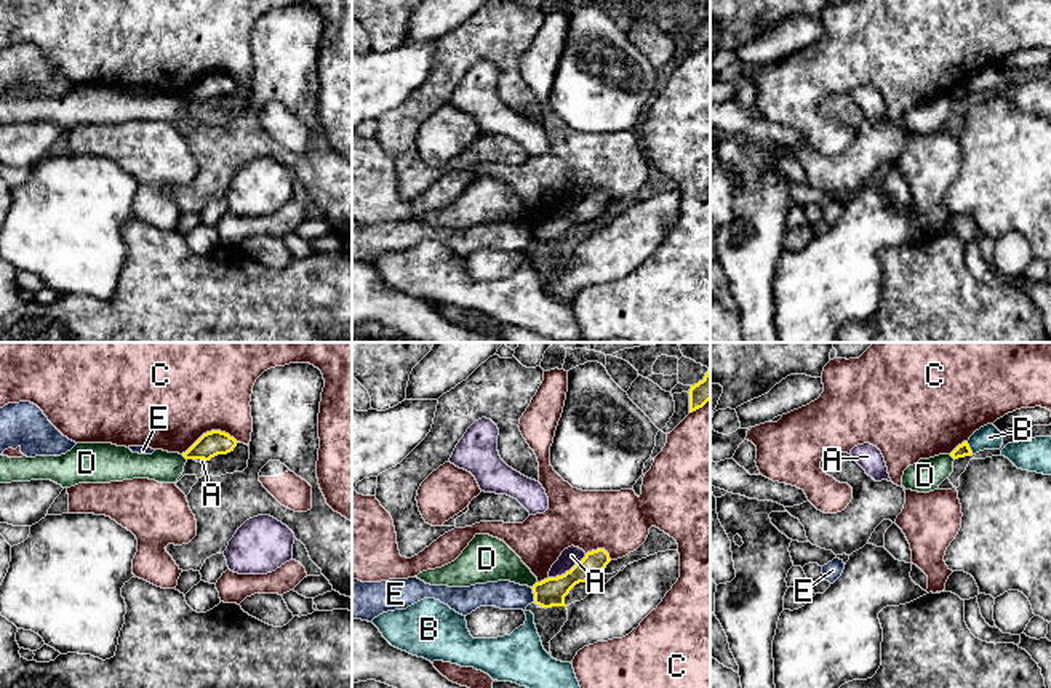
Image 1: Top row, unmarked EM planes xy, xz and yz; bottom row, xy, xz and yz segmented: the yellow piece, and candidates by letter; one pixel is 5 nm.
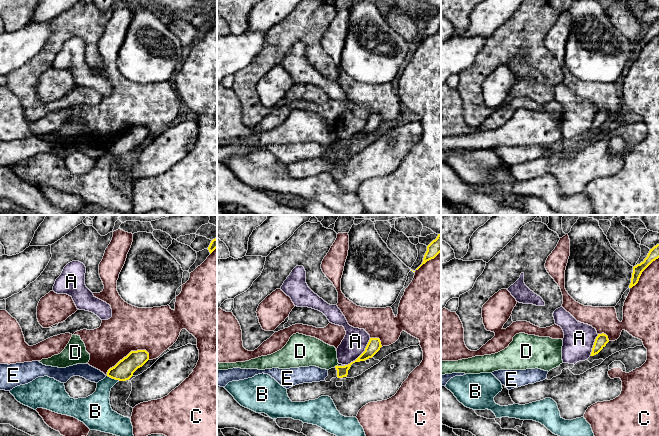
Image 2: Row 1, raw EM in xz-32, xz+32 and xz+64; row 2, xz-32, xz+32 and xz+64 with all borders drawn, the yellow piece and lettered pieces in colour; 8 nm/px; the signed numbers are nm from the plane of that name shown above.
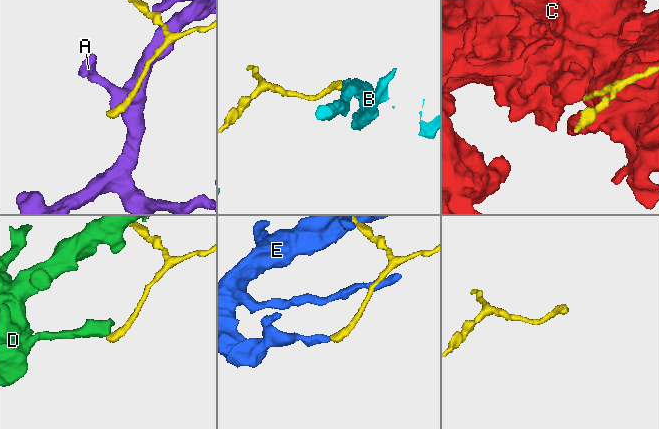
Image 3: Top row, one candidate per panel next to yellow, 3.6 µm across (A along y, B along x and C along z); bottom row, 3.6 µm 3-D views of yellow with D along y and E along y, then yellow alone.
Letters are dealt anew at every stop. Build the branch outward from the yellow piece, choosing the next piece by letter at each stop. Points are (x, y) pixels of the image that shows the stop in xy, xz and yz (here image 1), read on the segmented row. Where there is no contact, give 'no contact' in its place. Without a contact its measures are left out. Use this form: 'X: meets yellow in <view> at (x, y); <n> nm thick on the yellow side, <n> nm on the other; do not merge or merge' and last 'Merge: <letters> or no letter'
A: meets yellow in xz at (567, 572); 140 nm thick on the yellow side, 90 nm on the other; do not merge
B: meets yellow in yz at (970, 448); 70 nm thick on the yellow side, 120 nm on the other; do not merge
C: meets yellow in xy at (208, 432); 130 nm thick on the yellow side, 500 nm on the other; do not merge
D: meets yellow in xz at (535, 584); 140 nm thick on the yellow side, 220 nm on the other; do not merge
E: meets yellow in xz at (535, 596); 140 nm thick on the yellow side, 140 nm on the other; do not merge
Merge: no letter

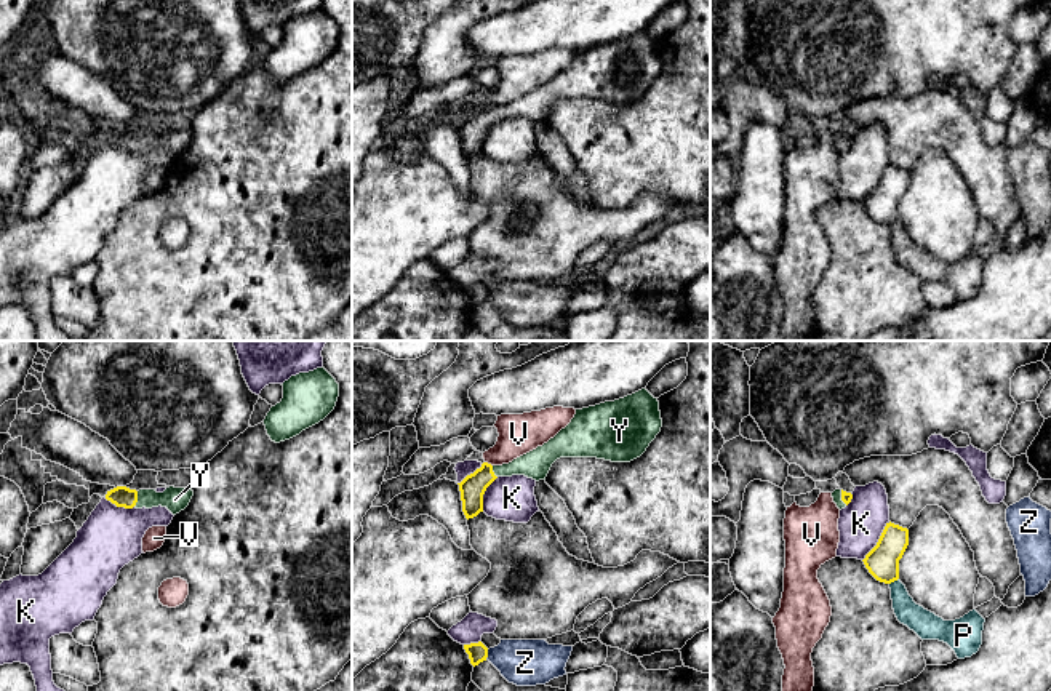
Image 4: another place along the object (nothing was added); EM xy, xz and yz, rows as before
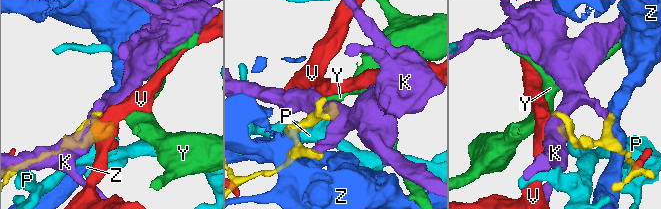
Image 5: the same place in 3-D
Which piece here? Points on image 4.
K: meets yellow in yz at (879, 541); 160 nm thick on the yellow side, 220 nm on the other; do not merge
P: meets yellow in yz at (893, 581); 160 nm thick on the yellow side, 130 nm on the other; do not merge
V: meets yellow in xz at (487, 463); 130 nm thick on the yellow side, 200 nm on the other; do not merge
Y: meets yellow in xy at (136, 499); 110 nm thick on the yellow side, 120 nm on the other; merge
Z: meets yellow in xz at (487, 655); 100 nm thick on the yellow side, 240 nm on the other; do not merge
Merge: Y

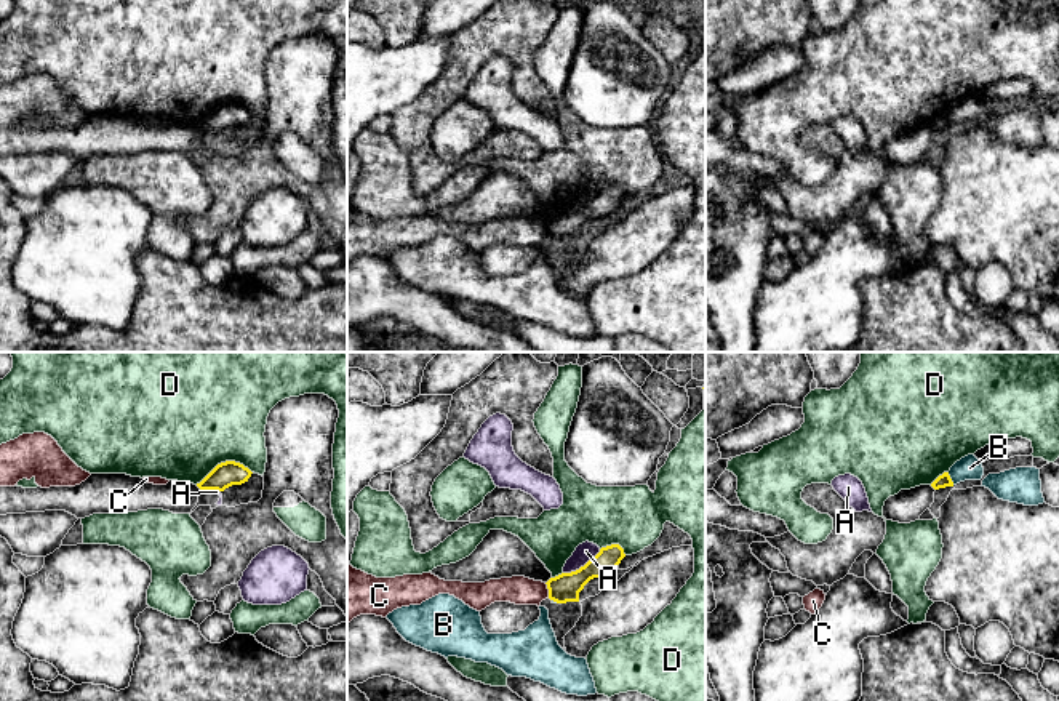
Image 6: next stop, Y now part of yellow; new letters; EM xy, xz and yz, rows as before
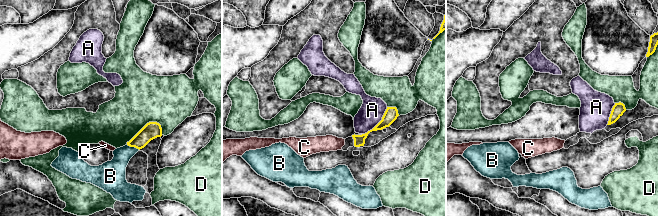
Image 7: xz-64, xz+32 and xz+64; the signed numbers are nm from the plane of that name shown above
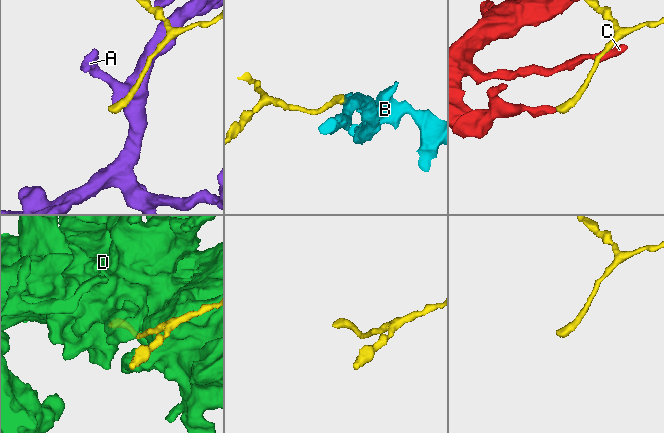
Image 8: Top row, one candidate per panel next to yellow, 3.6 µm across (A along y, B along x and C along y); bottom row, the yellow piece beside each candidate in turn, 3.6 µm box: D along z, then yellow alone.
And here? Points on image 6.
A: meets yellow in xz at (581, 567); 140 nm thick on the yellow side, 90 nm on the other; do not merge
B: meets yellow in yz at (951, 479); 70 nm thick on the yellow side, 120 nm on the other; do not merge
C: meets yellow in xz at (549, 591); 140 nm thick on the yellow side, 140 nm on the other; do not merge
D: meets yellow in xy at (223, 463); 130 nm thick on the yellow side, 500 nm on the other; do not merge
Merge: no letter

